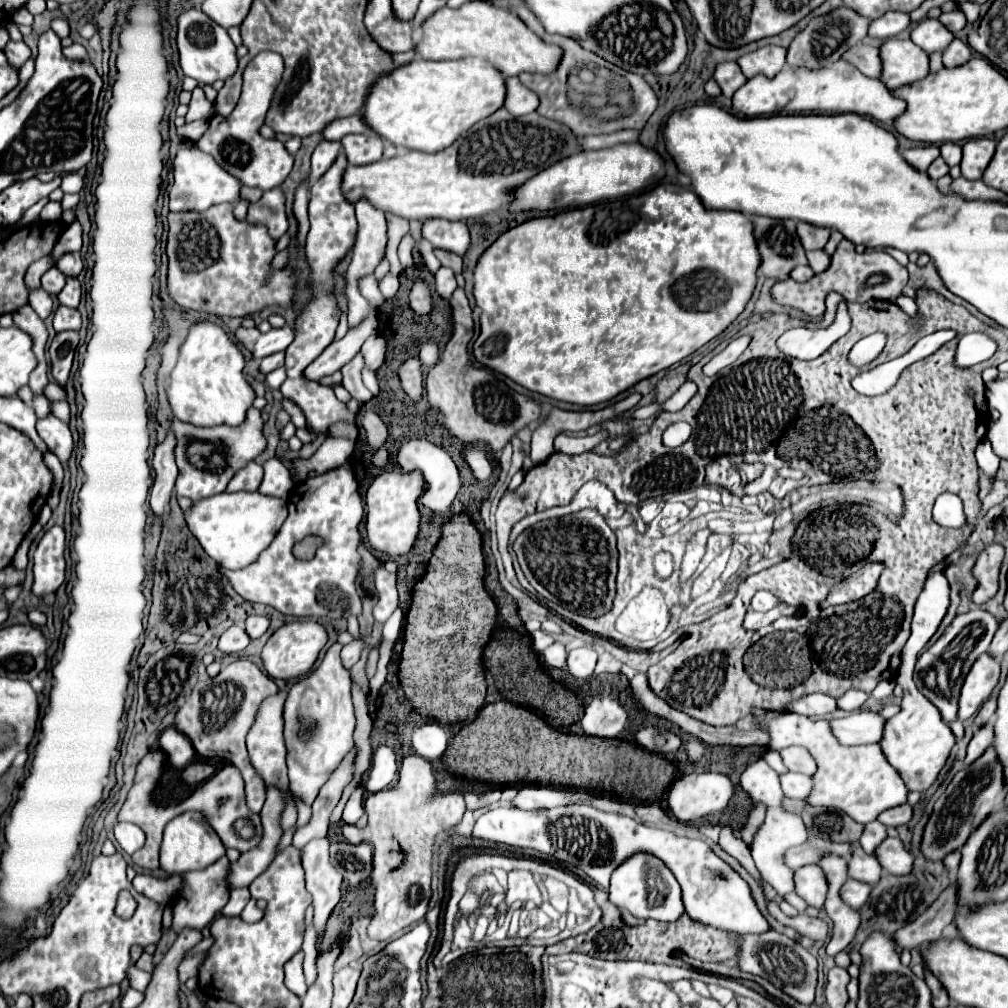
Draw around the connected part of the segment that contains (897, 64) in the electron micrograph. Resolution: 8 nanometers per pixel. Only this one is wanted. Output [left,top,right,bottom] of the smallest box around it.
[880,40,930,88]

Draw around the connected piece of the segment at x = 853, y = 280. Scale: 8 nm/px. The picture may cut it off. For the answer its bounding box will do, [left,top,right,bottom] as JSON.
[770,240,908,318]

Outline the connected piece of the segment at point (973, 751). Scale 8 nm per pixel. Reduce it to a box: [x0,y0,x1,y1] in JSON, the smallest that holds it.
[966,724,994,764]

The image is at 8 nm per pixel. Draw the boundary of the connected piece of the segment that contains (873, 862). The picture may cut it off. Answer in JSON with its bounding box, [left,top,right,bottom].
[850,846,882,886]

